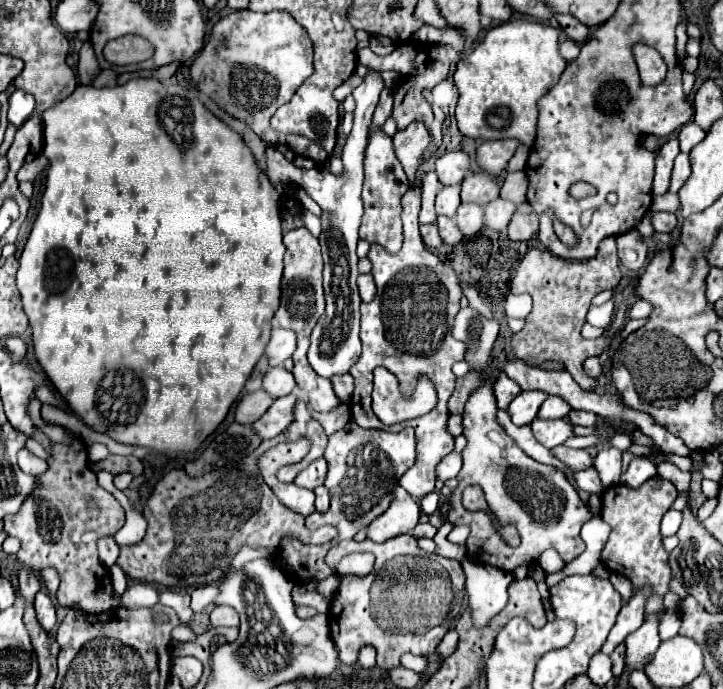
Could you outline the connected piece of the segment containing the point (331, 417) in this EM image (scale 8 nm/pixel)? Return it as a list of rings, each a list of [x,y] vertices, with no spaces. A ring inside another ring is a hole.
[[[346,404],[340,406],[340,412],[324,412],[324,414],[318,414],[318,412],[314,412],[310,406],[308,406],[308,410],[310,410],[310,414],[322,424],[326,436],[338,432],[338,430],[348,422],[346,418],[350,418],[350,410],[348,410]]]

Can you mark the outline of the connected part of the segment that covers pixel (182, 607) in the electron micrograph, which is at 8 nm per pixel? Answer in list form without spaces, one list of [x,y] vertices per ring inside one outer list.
[[[172,588],[164,590],[160,594],[160,604],[174,608],[178,612],[180,620],[184,620],[184,622],[188,622],[194,614],[190,608],[190,594],[186,590],[172,590]]]

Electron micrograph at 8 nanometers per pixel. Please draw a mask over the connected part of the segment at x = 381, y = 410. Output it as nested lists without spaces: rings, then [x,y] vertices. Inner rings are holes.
[[[386,368],[374,370],[372,410],[388,426],[428,414],[436,406],[436,400],[436,388],[426,376],[418,380],[412,396],[404,396],[398,378],[392,372]]]

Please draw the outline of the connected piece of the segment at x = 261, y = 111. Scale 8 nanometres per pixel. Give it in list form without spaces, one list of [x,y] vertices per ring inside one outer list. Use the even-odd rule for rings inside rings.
[[[240,10],[240,12],[228,14],[212,28],[210,40],[206,42],[204,50],[198,54],[198,58],[190,66],[190,76],[202,94],[212,98],[230,116],[244,120],[262,140],[266,140],[268,144],[272,144],[280,152],[284,152],[284,156],[292,164],[296,164],[300,168],[314,168],[314,166],[324,166],[328,160],[328,152],[320,144],[316,144],[314,140],[310,140],[302,134],[282,134],[270,126],[270,118],[274,116],[274,112],[282,104],[286,104],[294,96],[294,92],[302,86],[302,82],[314,72],[312,56],[314,56],[314,52],[312,52],[312,42],[308,38],[308,34],[288,14],[284,14],[284,12],[256,14],[252,10]]]

